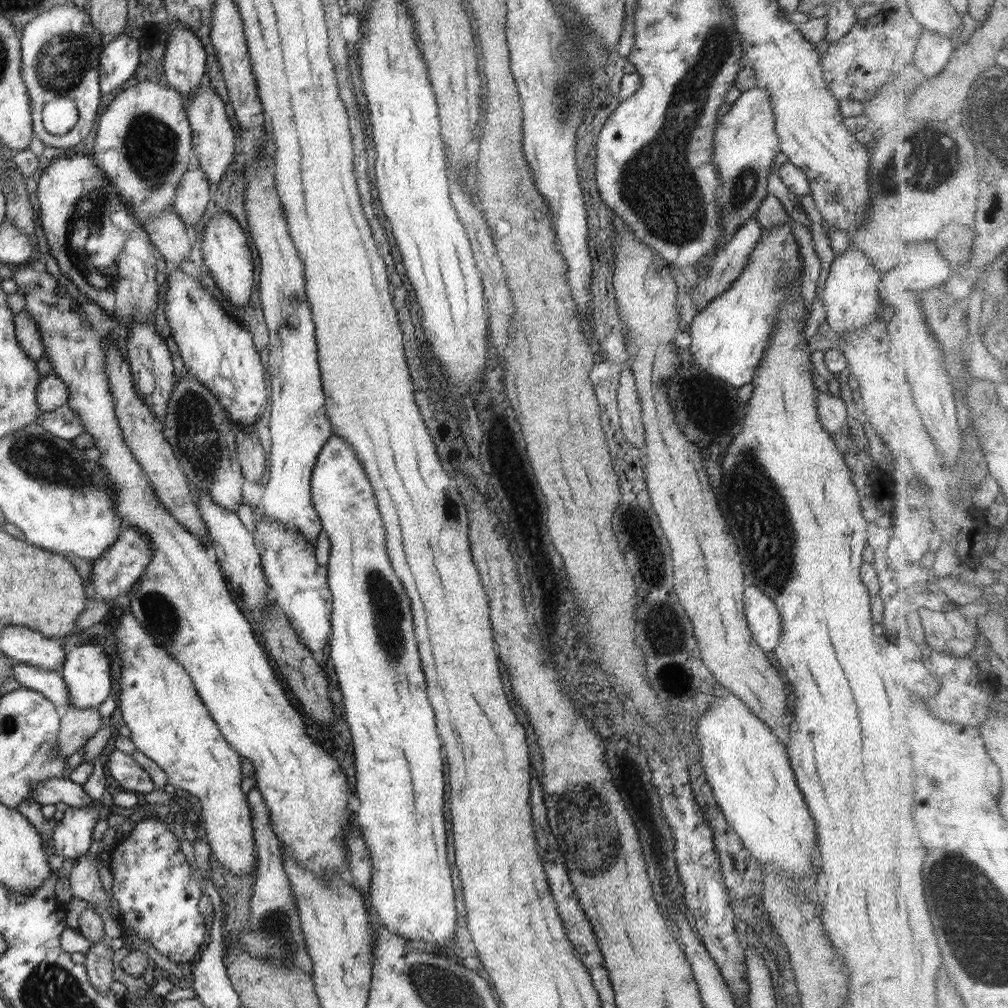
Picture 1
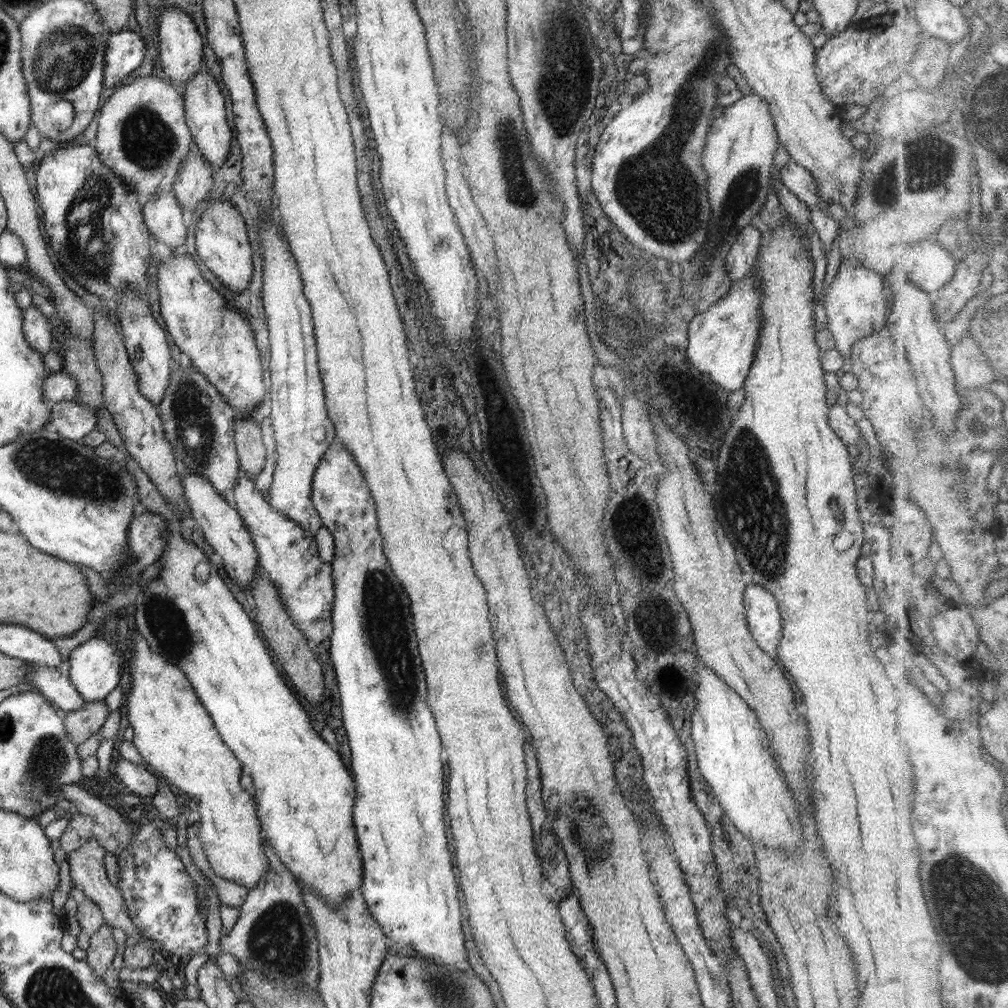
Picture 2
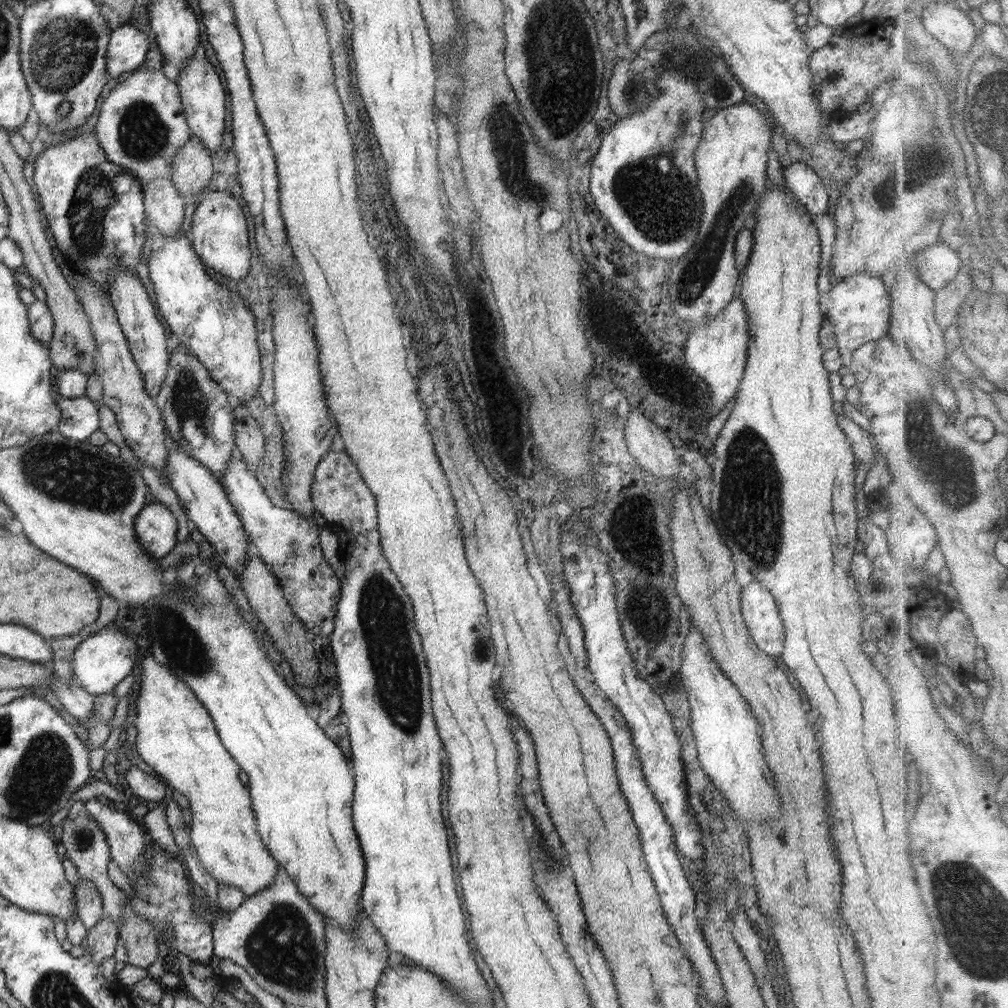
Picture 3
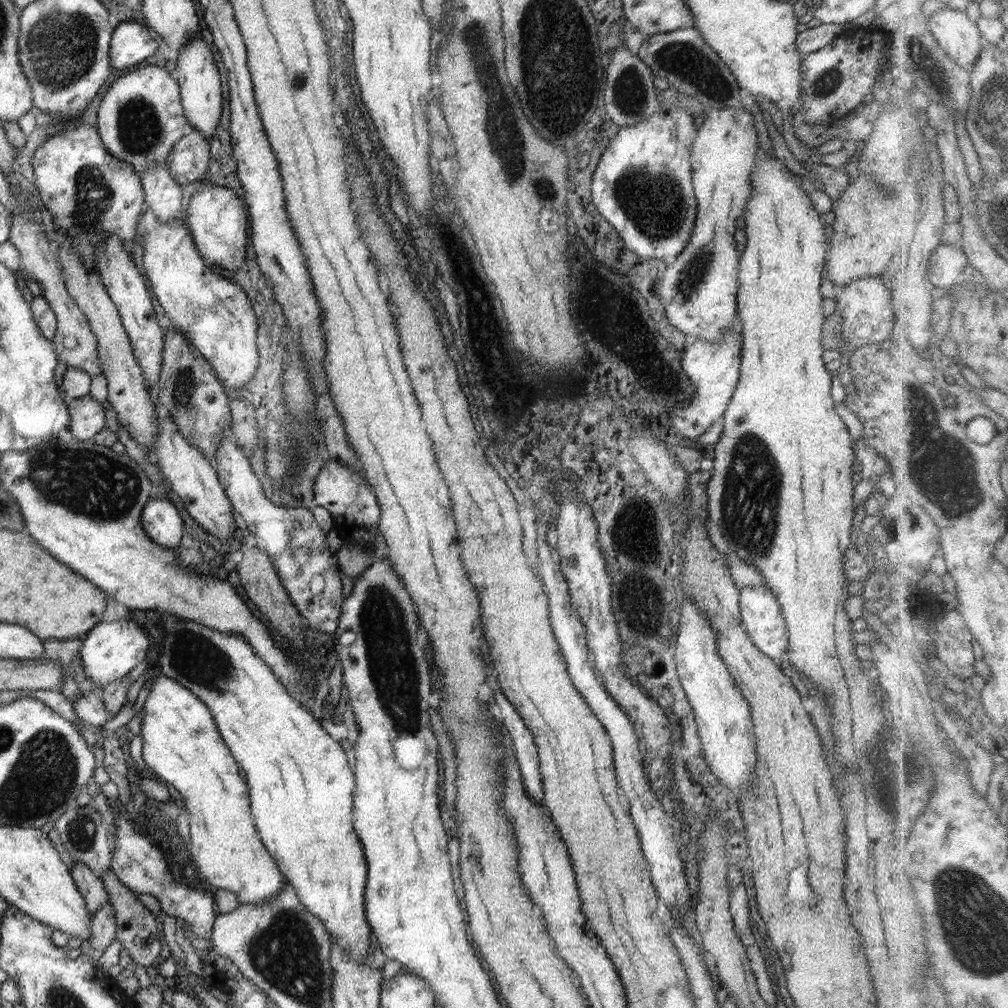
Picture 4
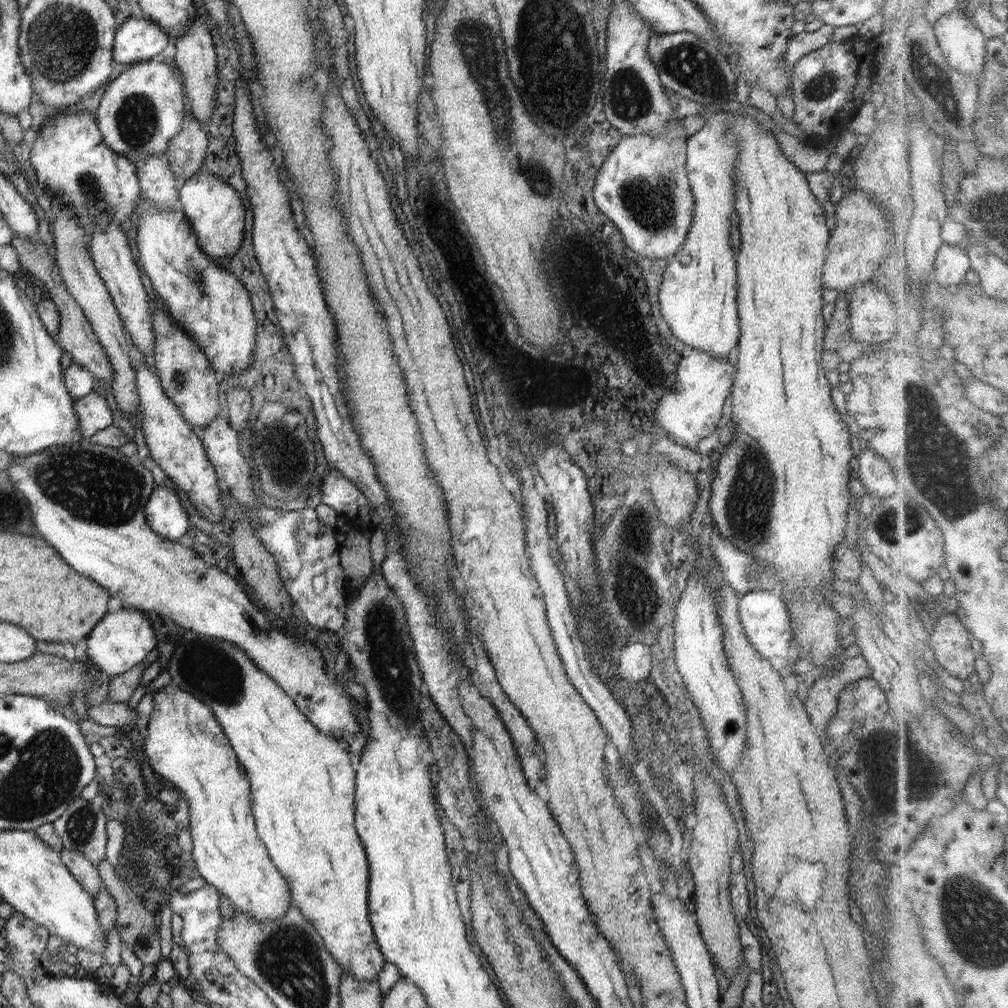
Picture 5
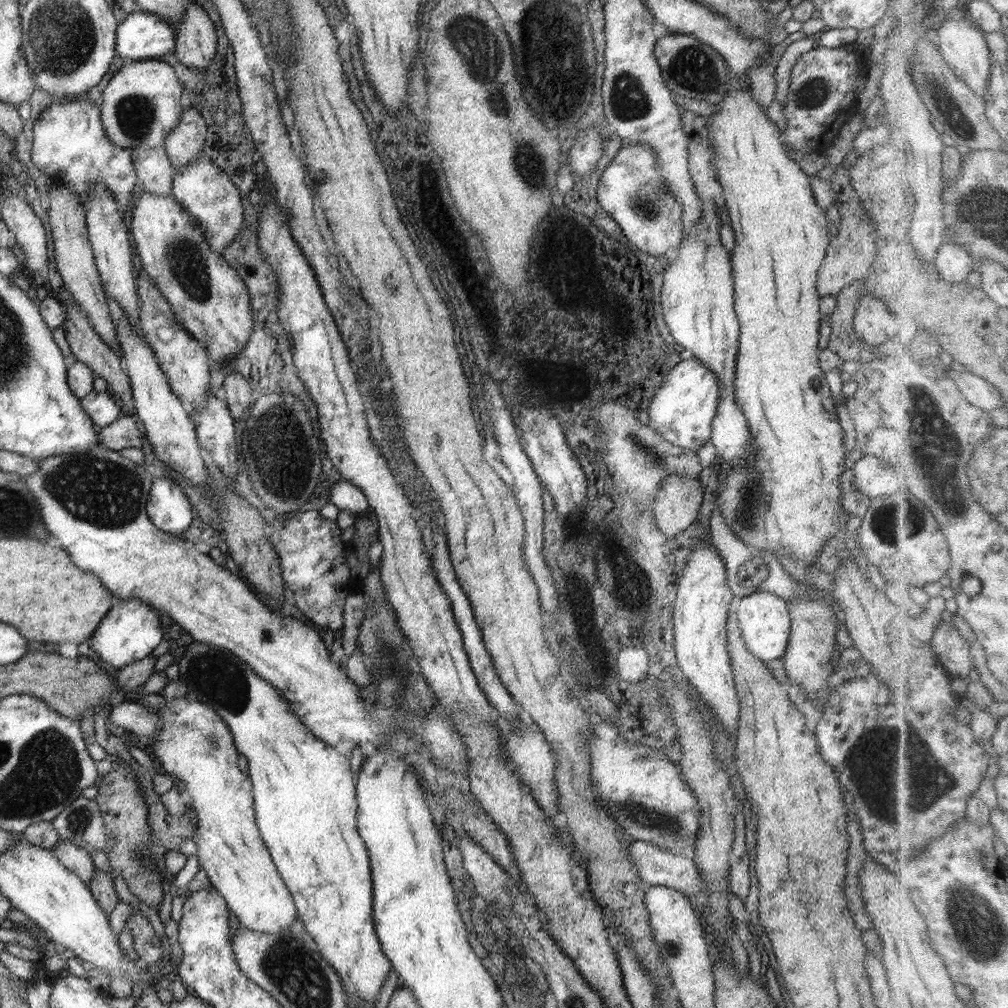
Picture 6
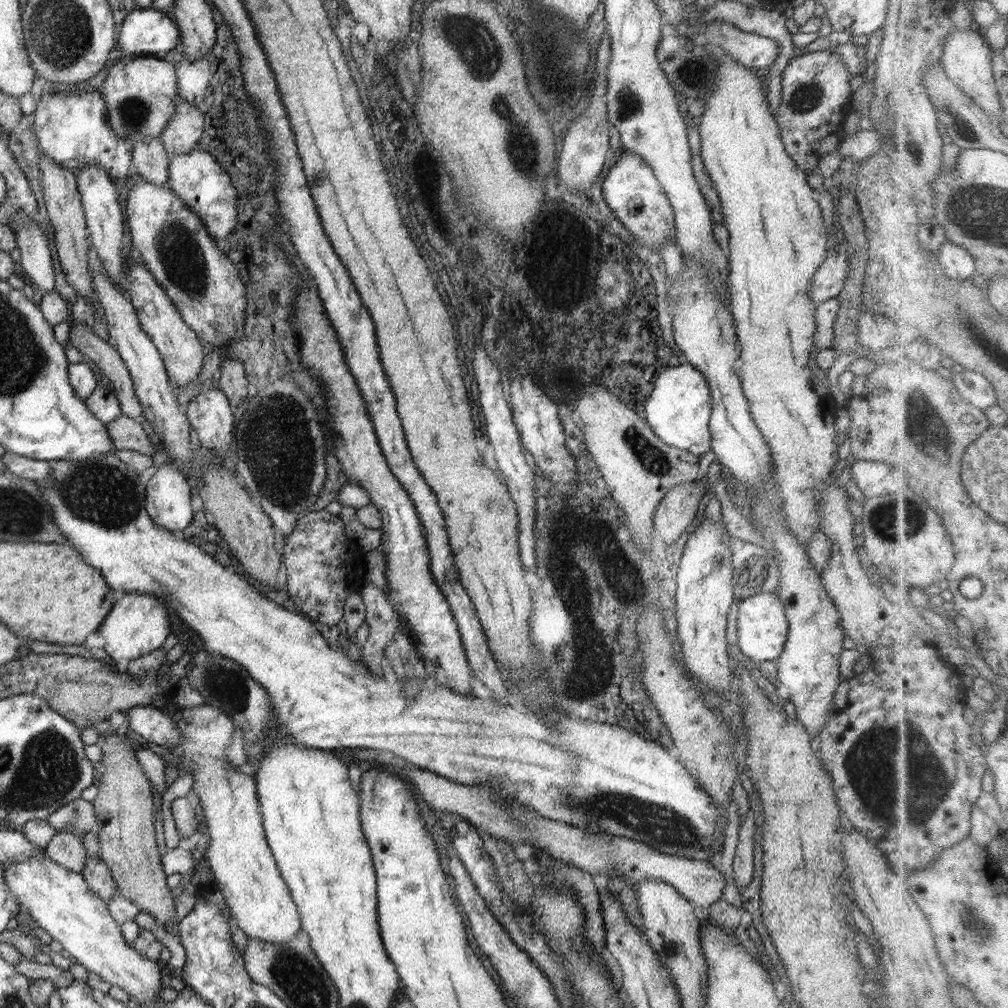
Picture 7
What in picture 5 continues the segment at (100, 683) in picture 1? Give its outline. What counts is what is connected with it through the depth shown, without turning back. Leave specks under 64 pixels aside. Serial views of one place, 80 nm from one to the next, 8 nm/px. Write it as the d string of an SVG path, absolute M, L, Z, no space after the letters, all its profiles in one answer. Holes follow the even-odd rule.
M126 608L118 612L107 612L98 621L96 628L87 634L87 654L104 676L113 677L134 668L156 647L156 635L149 615L146 611Z

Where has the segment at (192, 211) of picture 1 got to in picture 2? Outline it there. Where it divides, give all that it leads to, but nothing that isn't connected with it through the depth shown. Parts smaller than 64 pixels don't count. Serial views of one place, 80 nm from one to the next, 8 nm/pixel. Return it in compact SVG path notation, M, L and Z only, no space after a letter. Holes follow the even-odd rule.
M195 145L184 158L173 182L173 193L183 210L196 210L214 183L211 164Z

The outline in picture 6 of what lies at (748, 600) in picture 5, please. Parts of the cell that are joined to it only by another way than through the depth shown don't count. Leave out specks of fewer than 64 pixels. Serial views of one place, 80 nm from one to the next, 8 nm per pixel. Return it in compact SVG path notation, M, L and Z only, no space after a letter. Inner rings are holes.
M768 591L754 592L750 596L737 598L734 611L737 614L738 624L746 648L758 659L768 662L778 659L785 665L787 646L791 629L791 618L787 603L774 593Z

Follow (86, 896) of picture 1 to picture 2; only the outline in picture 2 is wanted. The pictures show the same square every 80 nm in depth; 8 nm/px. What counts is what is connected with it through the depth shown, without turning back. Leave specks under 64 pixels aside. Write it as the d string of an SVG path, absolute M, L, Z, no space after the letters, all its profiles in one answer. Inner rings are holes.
M92 836L92 839L88 843L84 843L84 846L78 847L72 853L66 854L65 856L70 864L71 882L73 882L79 896L87 896L92 902L95 902L96 907L100 908L105 924L126 931L126 945L133 944L133 942L141 940L143 936L138 932L137 927L130 919L130 915L128 915L126 902L124 902L121 890L118 890L118 887L114 886L108 879L108 875L106 875L104 866L106 851L106 848L101 847Z

